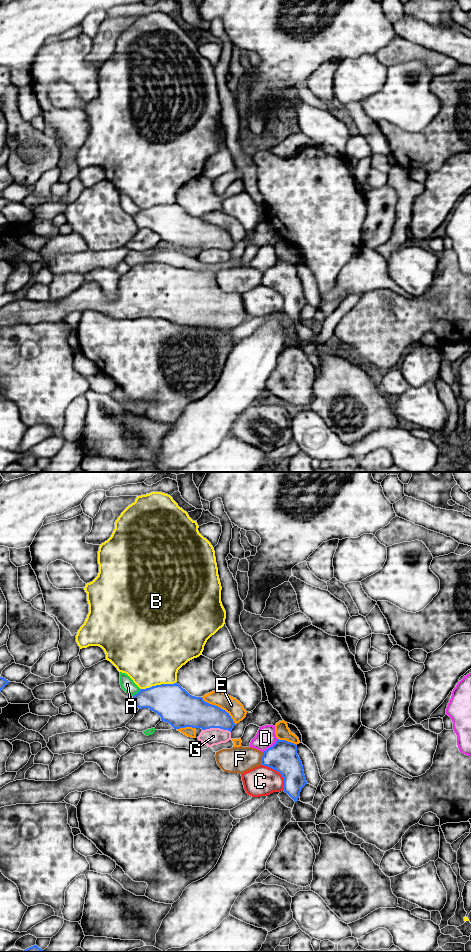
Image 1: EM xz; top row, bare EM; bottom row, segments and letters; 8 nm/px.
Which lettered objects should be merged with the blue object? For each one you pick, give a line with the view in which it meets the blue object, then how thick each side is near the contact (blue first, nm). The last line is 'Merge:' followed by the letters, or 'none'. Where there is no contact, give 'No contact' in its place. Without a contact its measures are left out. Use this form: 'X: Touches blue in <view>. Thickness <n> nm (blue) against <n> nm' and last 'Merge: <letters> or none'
Merge: none

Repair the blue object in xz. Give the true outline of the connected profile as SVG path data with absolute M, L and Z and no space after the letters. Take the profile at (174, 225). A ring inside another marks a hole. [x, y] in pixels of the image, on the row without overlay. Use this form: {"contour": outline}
{"contour": "M177 203L140 209L133 219L139 229L149 228L174 249L220 248L231 252L235 246L225 230L205 222L202 217L190 215Z"}

